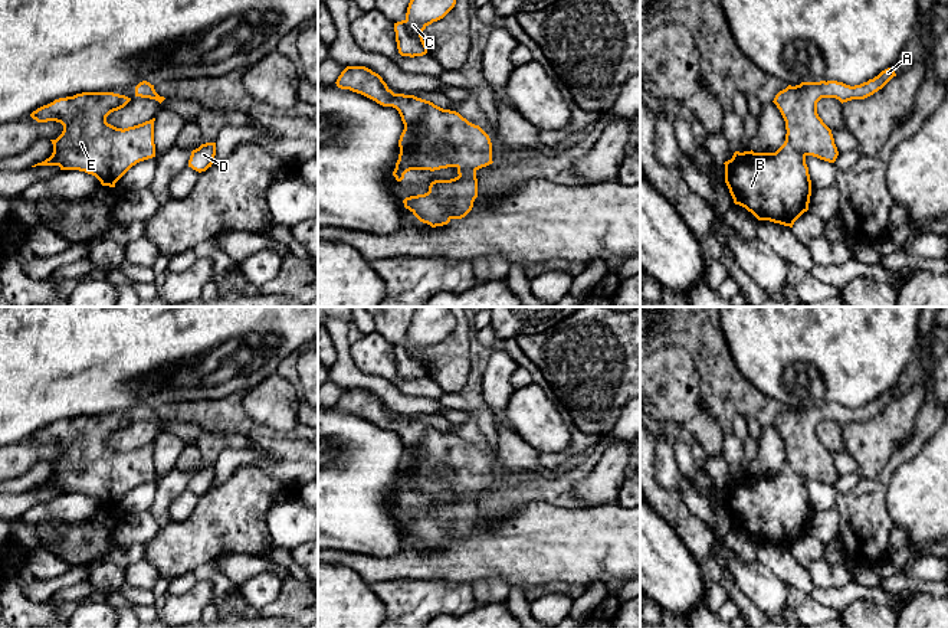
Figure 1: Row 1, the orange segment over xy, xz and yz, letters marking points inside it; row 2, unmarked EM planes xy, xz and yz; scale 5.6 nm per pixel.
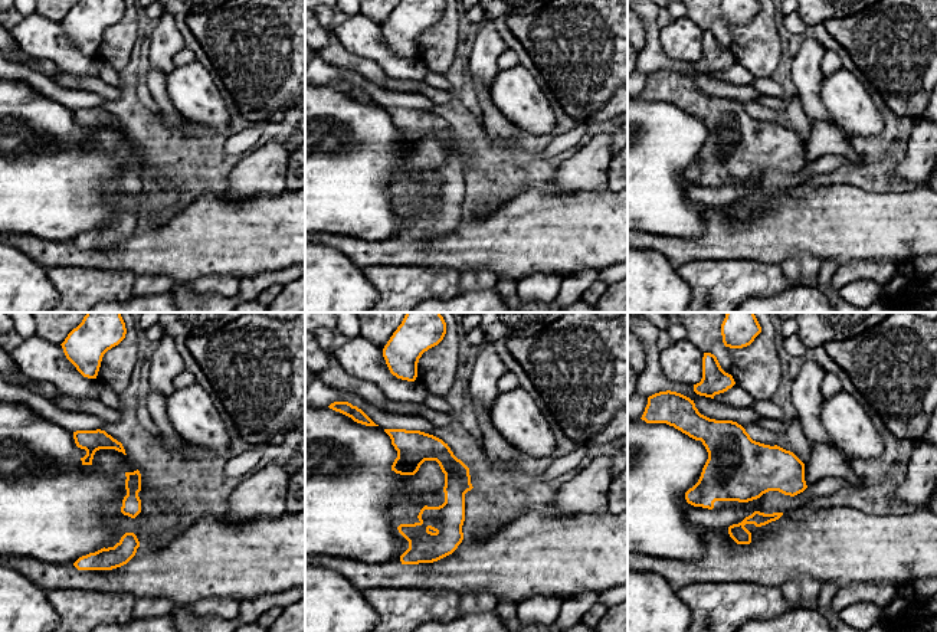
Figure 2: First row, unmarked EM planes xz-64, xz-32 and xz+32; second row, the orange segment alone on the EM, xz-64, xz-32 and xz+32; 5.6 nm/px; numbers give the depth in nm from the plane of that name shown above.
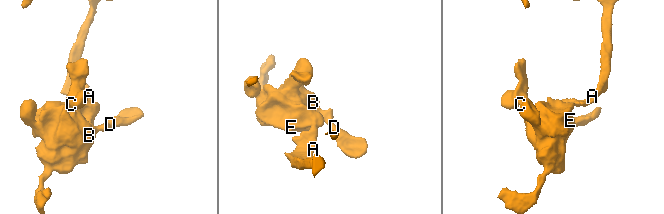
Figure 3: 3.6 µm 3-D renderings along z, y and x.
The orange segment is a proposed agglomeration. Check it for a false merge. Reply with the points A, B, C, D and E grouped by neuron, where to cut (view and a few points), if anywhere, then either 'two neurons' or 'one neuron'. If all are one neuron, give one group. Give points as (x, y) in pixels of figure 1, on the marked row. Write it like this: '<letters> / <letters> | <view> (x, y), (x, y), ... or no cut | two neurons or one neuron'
A B C D E | no cut | one neuron

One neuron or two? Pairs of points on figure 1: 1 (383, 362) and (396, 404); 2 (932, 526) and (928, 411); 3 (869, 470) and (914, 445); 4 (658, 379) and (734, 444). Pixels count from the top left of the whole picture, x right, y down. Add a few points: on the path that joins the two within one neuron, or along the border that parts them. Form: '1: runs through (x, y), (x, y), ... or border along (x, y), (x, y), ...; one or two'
1: border along (357, 366), (389, 379), (402, 392), (417, 398); two
2: border along (932, 435), (905, 463); two
3: border along (899, 448), (875, 478), (863, 477); two
4: border along (724, 438), (721, 454); two

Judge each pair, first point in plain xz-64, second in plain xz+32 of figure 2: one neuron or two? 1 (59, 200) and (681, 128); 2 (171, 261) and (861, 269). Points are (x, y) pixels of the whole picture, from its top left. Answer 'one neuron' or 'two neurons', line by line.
1: one neuron
2: two neurons

